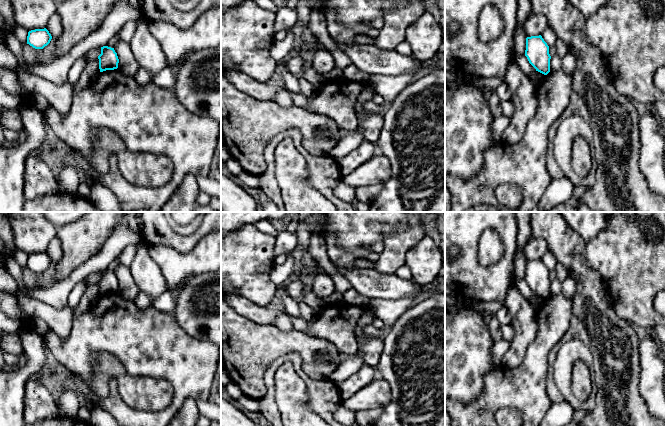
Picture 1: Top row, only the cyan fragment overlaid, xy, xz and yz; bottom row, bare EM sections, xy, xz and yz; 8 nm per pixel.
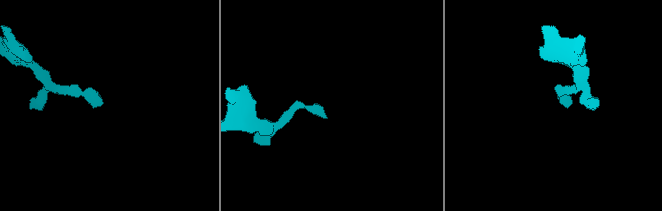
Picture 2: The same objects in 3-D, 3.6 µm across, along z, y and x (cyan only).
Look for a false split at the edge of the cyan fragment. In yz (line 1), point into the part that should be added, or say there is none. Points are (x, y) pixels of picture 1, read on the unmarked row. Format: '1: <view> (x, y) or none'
1: none

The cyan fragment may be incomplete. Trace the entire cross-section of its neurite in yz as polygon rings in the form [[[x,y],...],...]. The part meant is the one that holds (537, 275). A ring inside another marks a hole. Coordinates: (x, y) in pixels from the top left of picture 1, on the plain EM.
[[[541,259],[526,262],[525,280],[536,295],[544,299],[550,296],[549,270]]]

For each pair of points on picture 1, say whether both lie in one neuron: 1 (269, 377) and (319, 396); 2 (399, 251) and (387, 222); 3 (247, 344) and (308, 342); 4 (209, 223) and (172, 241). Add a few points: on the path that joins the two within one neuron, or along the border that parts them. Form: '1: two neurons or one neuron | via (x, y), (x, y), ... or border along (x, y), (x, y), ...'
1: one neuron | via (280, 361), (282, 359), (291, 359), (307, 380)
2: two neurons | border along (407, 222), (404, 229), (391, 231), (382, 241)
3: one neuron | via (262, 344), (293, 342)
4: one neuron | via (200, 232), (190, 241), (181, 241)

